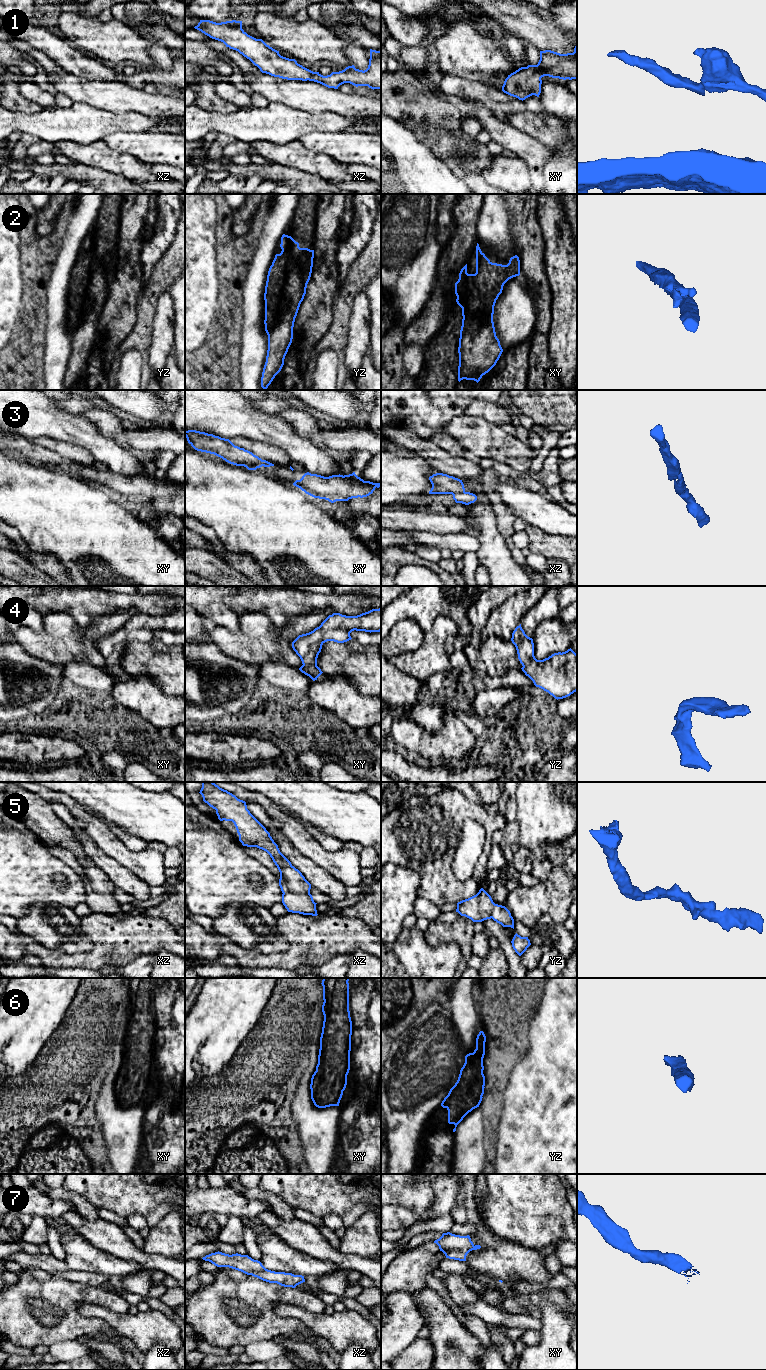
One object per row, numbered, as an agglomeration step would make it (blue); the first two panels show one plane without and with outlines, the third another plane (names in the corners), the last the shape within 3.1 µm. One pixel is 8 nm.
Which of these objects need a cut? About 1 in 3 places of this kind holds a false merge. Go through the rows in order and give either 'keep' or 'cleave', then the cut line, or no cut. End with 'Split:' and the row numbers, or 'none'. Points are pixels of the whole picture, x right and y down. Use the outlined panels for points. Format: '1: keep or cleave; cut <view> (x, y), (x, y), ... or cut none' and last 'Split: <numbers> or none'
1: keep; cut none
2: cleave; cut yz (298, 302), (292, 302), (289, 305), (268, 338)
3: keep; cut none
4: keep; cut none
5: keep; cut none
6: keep; cut none
7: keep; cut none
Split: 2

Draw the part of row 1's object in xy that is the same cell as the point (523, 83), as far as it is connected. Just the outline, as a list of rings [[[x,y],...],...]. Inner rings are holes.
[[[577,45],[573,53],[560,54],[551,50],[540,51],[537,65],[521,67],[508,75],[502,91],[519,100],[541,93],[541,78],[577,79]]]

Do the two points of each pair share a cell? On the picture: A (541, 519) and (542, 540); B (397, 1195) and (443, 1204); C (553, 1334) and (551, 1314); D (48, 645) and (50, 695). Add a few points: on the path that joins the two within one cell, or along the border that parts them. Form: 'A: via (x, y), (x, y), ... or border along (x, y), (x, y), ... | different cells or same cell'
A: border along (528, 524), (534, 525), (547, 533), (565, 536) | different cells
B: border along (430, 1184), (433, 1203), (420, 1213), (412, 1211) | different cells
C: via (553, 1329), (553, 1319) | same cell
D: border along (27, 652), (47, 661), (63, 665) | different cells

